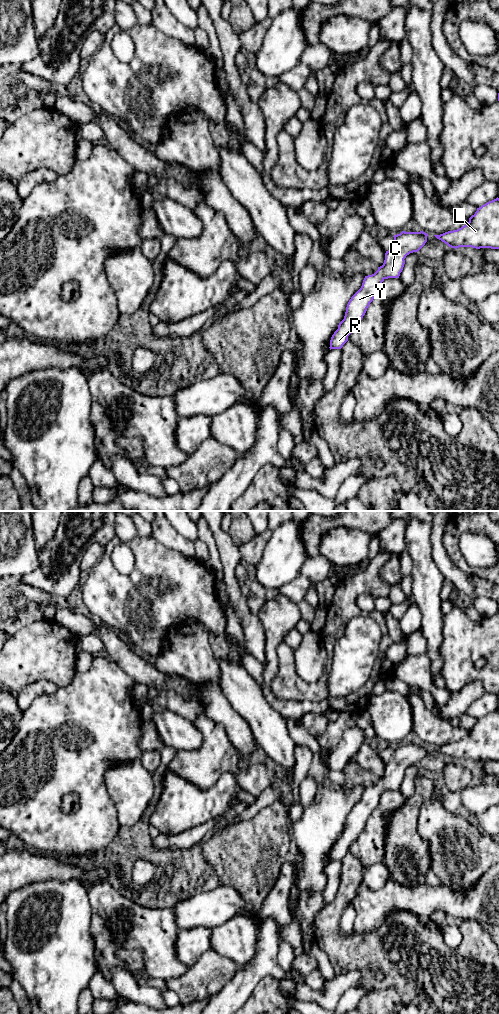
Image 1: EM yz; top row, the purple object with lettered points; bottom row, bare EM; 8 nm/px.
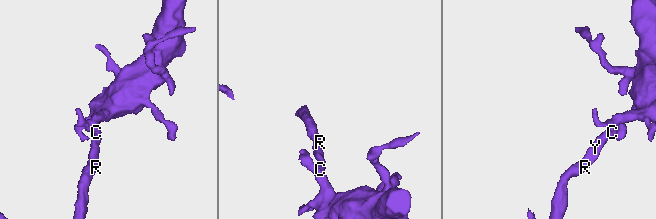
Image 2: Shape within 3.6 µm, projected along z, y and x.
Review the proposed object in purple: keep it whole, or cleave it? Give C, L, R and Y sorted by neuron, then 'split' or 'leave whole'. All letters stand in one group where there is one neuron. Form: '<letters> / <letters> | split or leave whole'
C L R Y | leave whole

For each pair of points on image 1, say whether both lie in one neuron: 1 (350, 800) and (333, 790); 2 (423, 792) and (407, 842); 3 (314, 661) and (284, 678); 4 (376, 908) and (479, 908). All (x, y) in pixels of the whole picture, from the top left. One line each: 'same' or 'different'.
1: same
2: same
3: different
4: same

